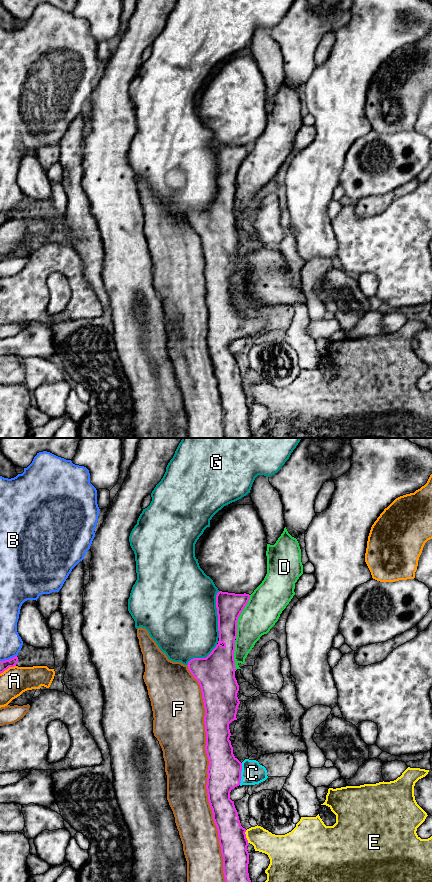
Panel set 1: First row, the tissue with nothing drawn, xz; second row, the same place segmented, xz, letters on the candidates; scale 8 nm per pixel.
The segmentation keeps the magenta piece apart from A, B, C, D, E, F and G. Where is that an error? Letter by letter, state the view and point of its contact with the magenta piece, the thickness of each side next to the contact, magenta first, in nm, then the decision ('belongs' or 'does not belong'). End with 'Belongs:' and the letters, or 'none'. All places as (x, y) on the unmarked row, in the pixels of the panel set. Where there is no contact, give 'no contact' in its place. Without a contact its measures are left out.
A: xz (7, 220) | 80/220 nm | does not belong
B: xz (9, 211) | 80/180 nm | does not belong
C: xz (240, 326) | 280/180 nm | belongs
D: xz (238, 169) | 220/280 nm | does not belong
E: xz (245, 388) | 220/180 nm | does not belong
F: xz (208, 327) | 280/360 nm | does not belong
G: xz (217, 166) | 220/500 nm | does not belong
Belongs: C

